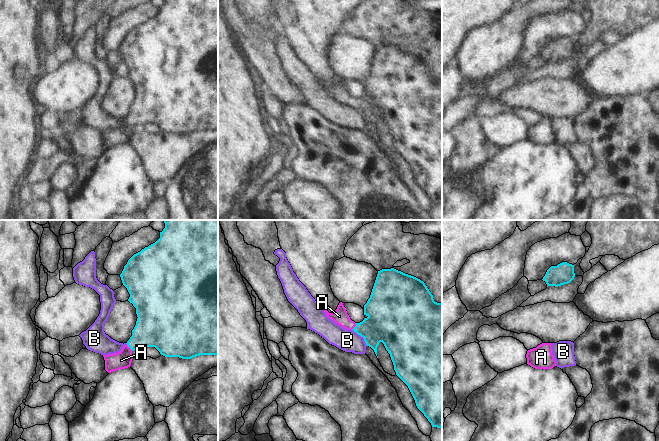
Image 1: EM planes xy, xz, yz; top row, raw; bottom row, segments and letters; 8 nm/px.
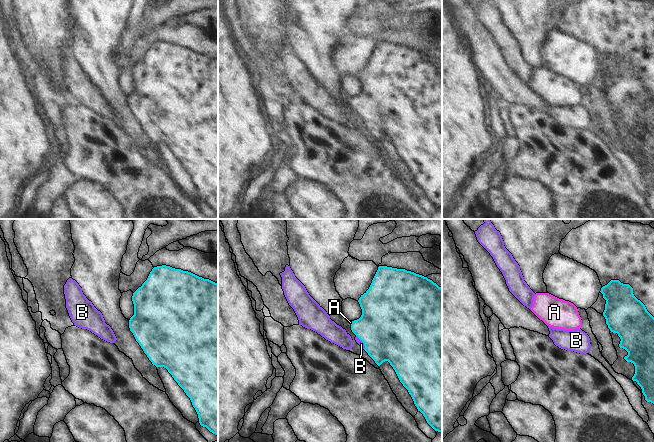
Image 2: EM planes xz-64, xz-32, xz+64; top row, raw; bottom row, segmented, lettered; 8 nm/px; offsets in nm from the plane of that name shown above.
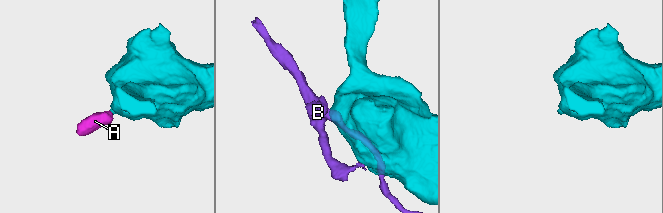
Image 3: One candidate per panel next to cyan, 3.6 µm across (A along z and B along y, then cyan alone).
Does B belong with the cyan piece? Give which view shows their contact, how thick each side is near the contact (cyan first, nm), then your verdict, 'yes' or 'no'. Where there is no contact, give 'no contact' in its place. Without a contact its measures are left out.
contact in xz; calibres 340 and 180 nm; no

